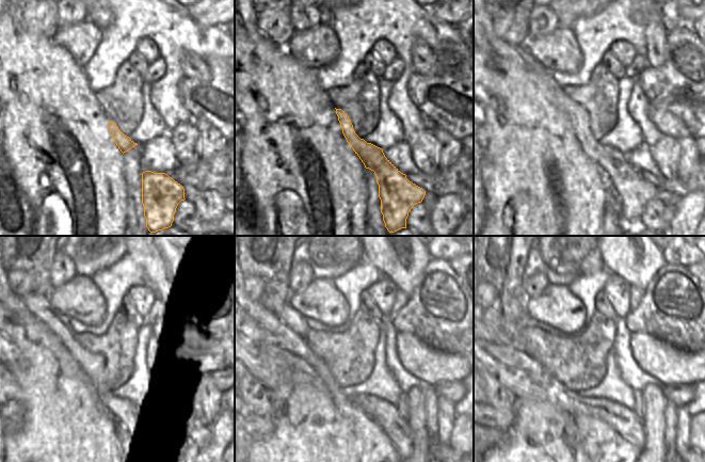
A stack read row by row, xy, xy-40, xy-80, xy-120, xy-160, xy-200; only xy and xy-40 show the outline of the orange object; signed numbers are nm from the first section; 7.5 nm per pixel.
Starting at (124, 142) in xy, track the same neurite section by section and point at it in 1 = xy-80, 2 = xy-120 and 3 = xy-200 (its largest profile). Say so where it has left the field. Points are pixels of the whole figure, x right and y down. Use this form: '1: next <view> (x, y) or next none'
1: next xy-80 (634, 192)
2: next xy-120 (93, 364)
3: next xy-200 (531, 322)

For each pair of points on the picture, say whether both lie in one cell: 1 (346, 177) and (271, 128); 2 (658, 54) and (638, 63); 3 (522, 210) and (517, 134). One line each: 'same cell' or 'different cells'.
1: same cell
2: different cells
3: same cell

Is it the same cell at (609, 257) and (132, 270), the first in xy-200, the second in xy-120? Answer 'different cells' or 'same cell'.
different cells

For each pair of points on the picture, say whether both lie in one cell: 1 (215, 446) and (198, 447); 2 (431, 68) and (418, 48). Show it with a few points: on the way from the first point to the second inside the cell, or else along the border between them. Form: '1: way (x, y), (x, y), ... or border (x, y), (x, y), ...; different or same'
1: border (202, 432), (205, 439), (206, 450); different
2: way (426, 63), (420, 53); same

